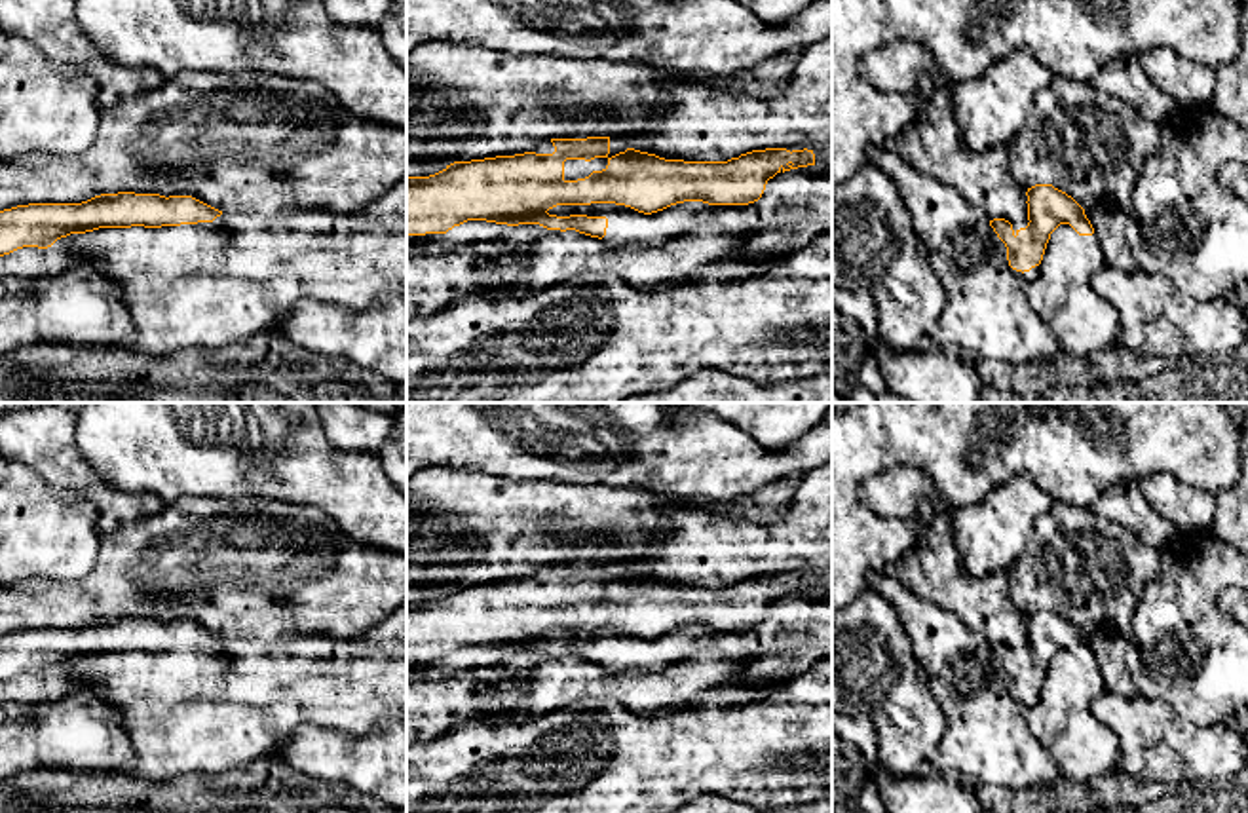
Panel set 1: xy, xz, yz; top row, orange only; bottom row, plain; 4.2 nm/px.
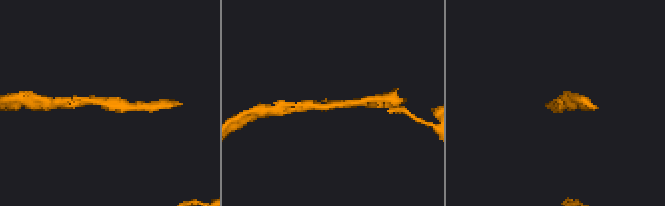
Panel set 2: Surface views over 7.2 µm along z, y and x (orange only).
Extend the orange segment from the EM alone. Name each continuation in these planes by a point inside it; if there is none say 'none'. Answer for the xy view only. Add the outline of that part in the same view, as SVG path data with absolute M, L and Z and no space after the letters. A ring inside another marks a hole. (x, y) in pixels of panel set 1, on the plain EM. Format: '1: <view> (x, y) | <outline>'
none

